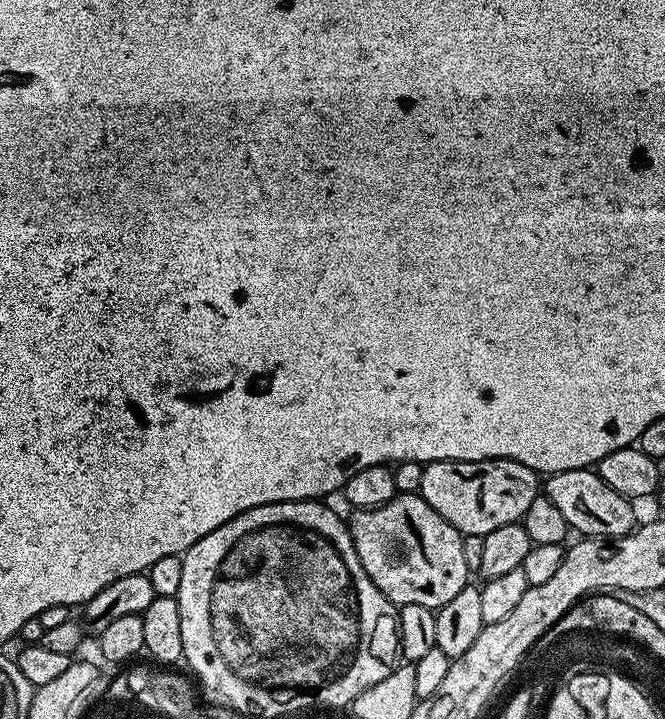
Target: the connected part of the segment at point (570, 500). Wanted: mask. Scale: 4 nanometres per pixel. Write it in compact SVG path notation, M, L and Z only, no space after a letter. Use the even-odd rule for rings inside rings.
M579 468L565 472L553 472L543 481L543 495L548 497L554 506L566 518L569 529L581 537L589 536L625 536L637 527L636 512L633 501L627 500L618 490L610 490L606 482L602 482L599 471Z

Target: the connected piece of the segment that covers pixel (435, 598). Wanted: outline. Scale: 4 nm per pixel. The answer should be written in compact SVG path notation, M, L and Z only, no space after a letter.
M402 492L377 508L351 513L348 529L358 558L374 586L393 604L413 604L438 609L446 606L458 590L469 587L464 536L415 492Z

